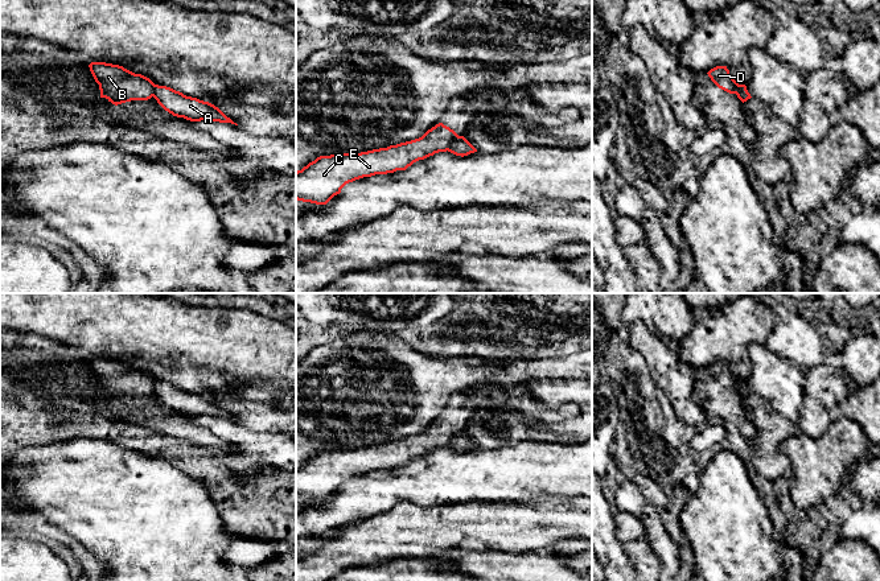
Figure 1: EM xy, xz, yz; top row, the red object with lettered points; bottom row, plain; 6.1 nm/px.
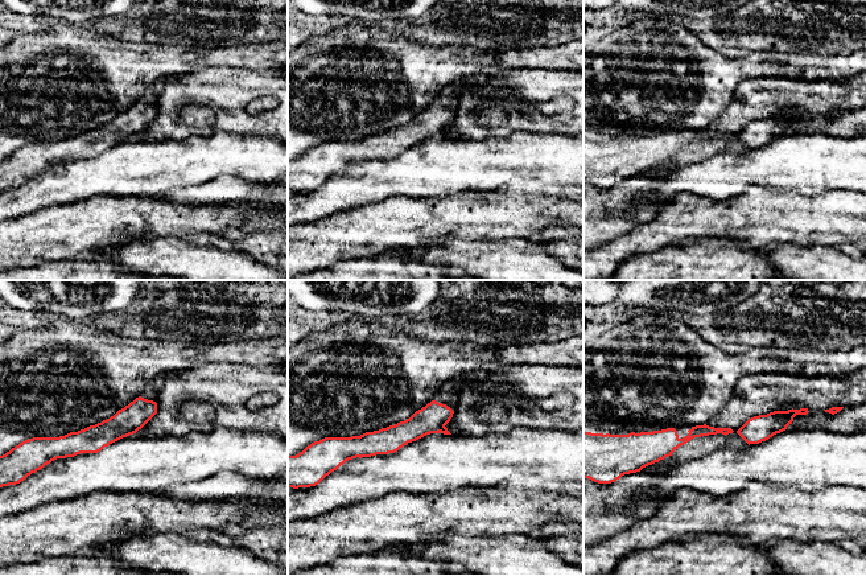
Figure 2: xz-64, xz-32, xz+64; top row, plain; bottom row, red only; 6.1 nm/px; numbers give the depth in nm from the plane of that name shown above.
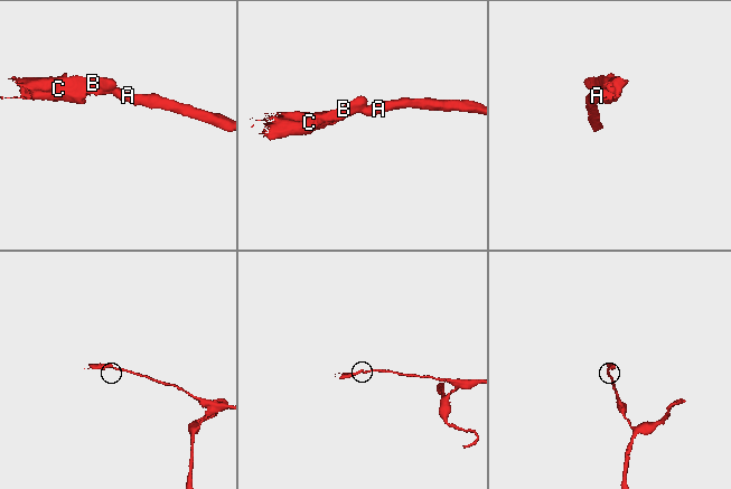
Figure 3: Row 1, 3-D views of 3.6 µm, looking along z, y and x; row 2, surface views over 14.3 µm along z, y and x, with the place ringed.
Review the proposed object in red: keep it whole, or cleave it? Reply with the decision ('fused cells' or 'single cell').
fused cells

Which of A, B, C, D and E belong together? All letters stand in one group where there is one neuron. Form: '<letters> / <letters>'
A / B C D E

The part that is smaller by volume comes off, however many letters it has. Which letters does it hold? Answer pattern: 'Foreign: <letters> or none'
Foreign: B, C, D, E

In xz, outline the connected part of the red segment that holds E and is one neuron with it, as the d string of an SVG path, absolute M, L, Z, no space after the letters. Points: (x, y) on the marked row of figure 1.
M436 124L422 137L361 153L320 156L296 172L296 199L326 205L341 189L355 180L406 170L414 162L447 152L458 135Z

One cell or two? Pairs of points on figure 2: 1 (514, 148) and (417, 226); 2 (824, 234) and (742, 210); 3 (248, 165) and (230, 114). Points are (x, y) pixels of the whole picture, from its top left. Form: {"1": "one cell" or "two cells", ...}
{"1": "two cells", "2": "one cell", "3": "two cells"}

